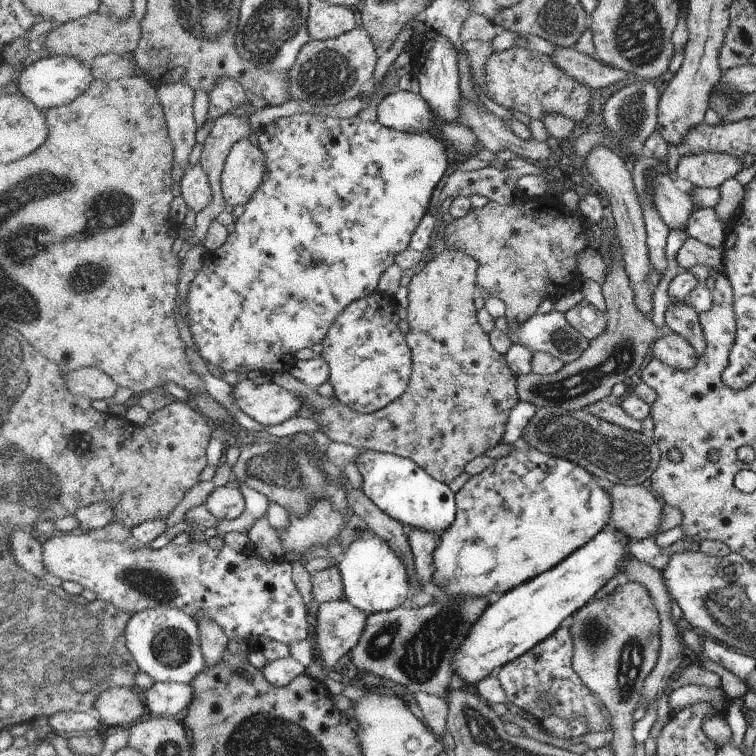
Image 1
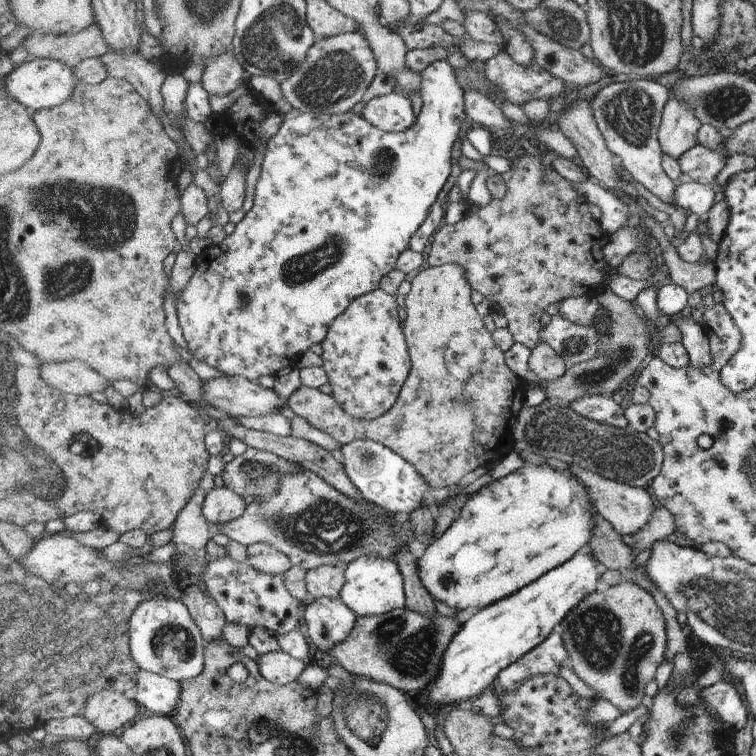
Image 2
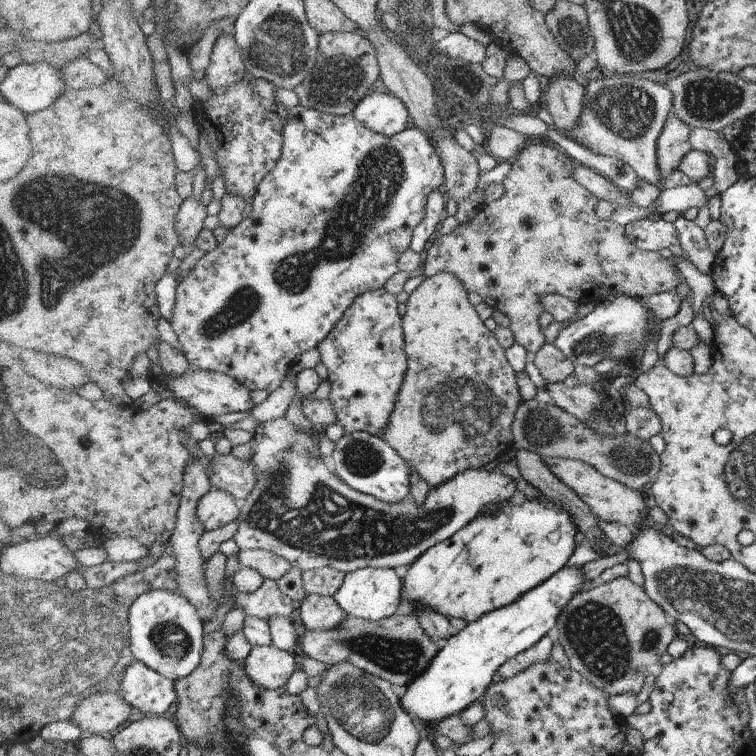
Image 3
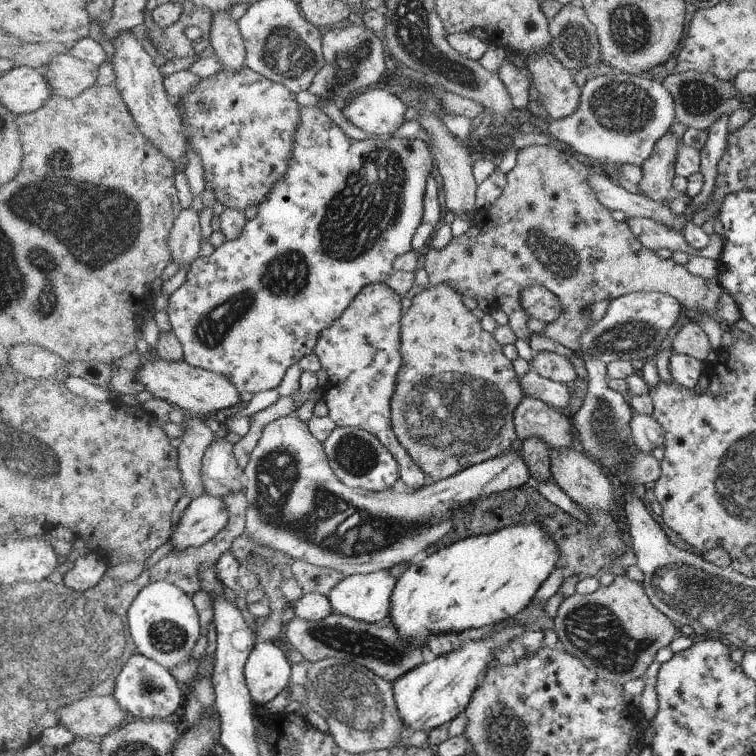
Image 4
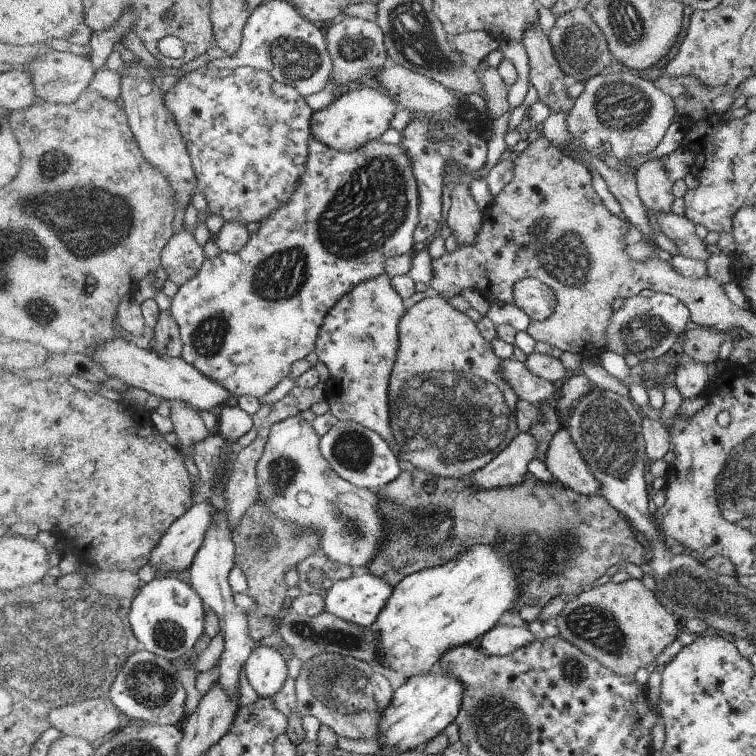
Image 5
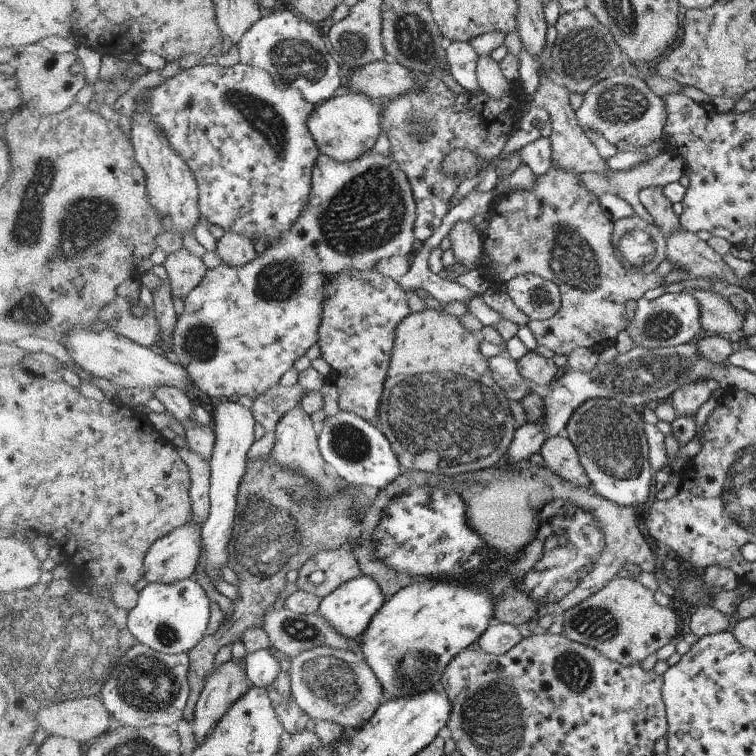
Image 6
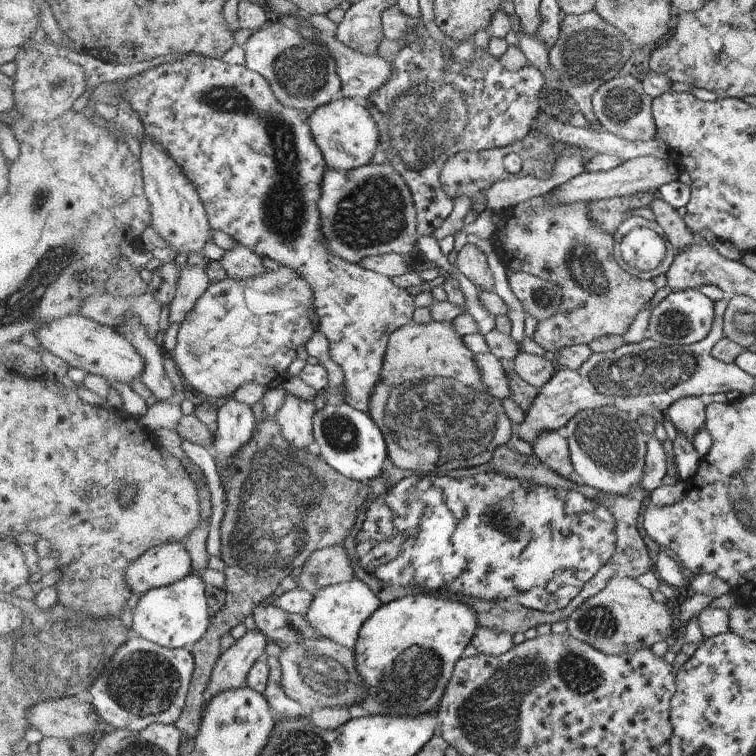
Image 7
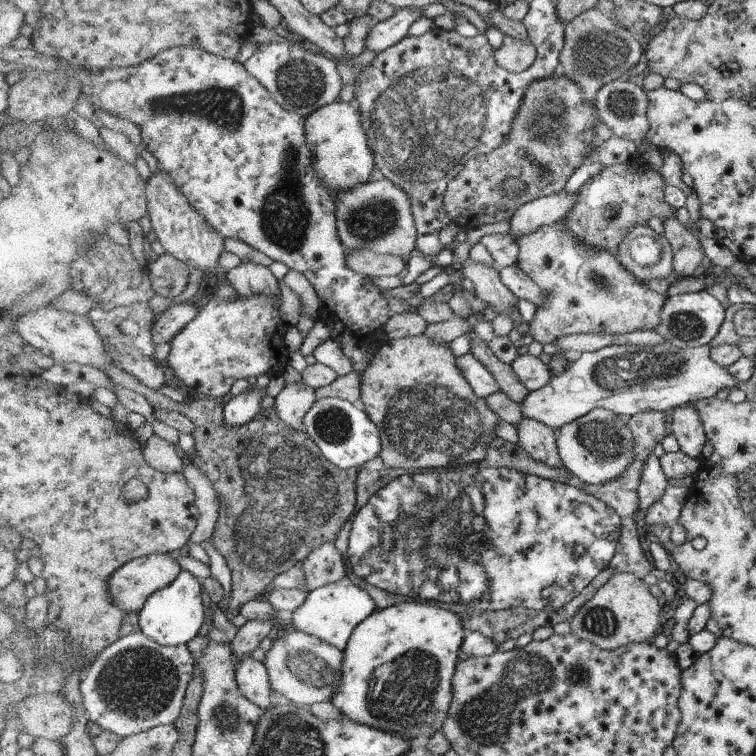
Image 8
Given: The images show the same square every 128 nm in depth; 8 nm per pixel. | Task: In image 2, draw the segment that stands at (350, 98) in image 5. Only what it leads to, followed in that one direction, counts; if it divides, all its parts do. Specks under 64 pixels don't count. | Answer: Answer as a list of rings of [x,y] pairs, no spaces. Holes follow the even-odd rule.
[[[393,90],[365,103],[362,116],[384,132],[405,131],[417,122],[409,97]]]

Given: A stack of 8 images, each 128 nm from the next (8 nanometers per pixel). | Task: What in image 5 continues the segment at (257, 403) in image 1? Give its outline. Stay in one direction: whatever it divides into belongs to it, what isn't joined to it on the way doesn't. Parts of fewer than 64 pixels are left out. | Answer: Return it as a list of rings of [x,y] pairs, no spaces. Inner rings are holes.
[[[111,341],[108,345],[93,351],[90,356],[105,367],[110,377],[121,379],[130,387],[143,389],[157,397],[170,401],[180,400],[198,411],[218,412],[226,403],[233,401],[220,382],[206,376],[183,357],[163,356],[148,348],[140,348],[134,341]]]

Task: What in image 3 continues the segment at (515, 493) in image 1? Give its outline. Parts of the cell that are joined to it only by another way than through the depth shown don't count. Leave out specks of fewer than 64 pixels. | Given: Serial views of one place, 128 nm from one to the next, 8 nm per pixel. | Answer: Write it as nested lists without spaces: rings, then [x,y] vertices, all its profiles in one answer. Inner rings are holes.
[[[528,499],[523,504],[512,504],[508,500],[500,506],[496,514],[483,514],[482,511],[452,538],[428,548],[425,554],[408,568],[402,579],[401,599],[412,605],[414,616],[420,608],[430,608],[446,618],[476,622],[489,612],[516,603],[526,592],[545,583],[566,566],[566,562],[577,548],[574,536],[578,531],[566,509],[553,506],[551,501]]]

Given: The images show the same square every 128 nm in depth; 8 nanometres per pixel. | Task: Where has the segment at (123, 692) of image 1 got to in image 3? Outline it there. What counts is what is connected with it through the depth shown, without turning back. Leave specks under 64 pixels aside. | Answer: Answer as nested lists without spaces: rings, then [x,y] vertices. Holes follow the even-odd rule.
[[[100,691],[82,700],[72,716],[72,720],[86,734],[112,734],[120,726],[129,724],[134,707],[120,692]]]

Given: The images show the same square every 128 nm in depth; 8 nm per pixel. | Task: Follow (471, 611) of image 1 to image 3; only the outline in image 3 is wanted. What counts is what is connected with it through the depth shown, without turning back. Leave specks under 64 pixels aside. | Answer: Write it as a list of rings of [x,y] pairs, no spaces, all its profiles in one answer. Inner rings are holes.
[[[396,614],[382,620],[369,621],[348,616],[338,628],[328,630],[305,630],[302,638],[298,638],[298,653],[310,656],[318,662],[329,666],[348,662],[374,676],[381,677],[405,688],[429,667],[430,660],[445,645],[445,642],[434,642],[422,628],[417,616]]]

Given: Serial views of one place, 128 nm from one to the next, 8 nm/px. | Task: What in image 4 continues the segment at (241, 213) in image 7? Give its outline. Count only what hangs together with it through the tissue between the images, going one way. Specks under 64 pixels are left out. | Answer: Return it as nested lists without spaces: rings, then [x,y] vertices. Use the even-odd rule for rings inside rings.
[[[243,66],[238,72],[220,71],[211,77],[201,79],[189,94],[182,98],[179,111],[183,116],[192,150],[202,158],[207,186],[228,210],[244,212],[265,202],[278,180],[289,174],[293,159],[295,137],[301,126],[302,105],[284,84]],[[376,283],[362,288],[344,314],[321,332],[314,354],[329,375],[322,396],[329,417],[337,427],[365,429],[378,437],[401,465],[401,479],[408,490],[420,490],[426,474],[408,456],[392,428],[391,398],[396,388],[396,374],[402,366],[400,356],[400,295],[388,284]]]

